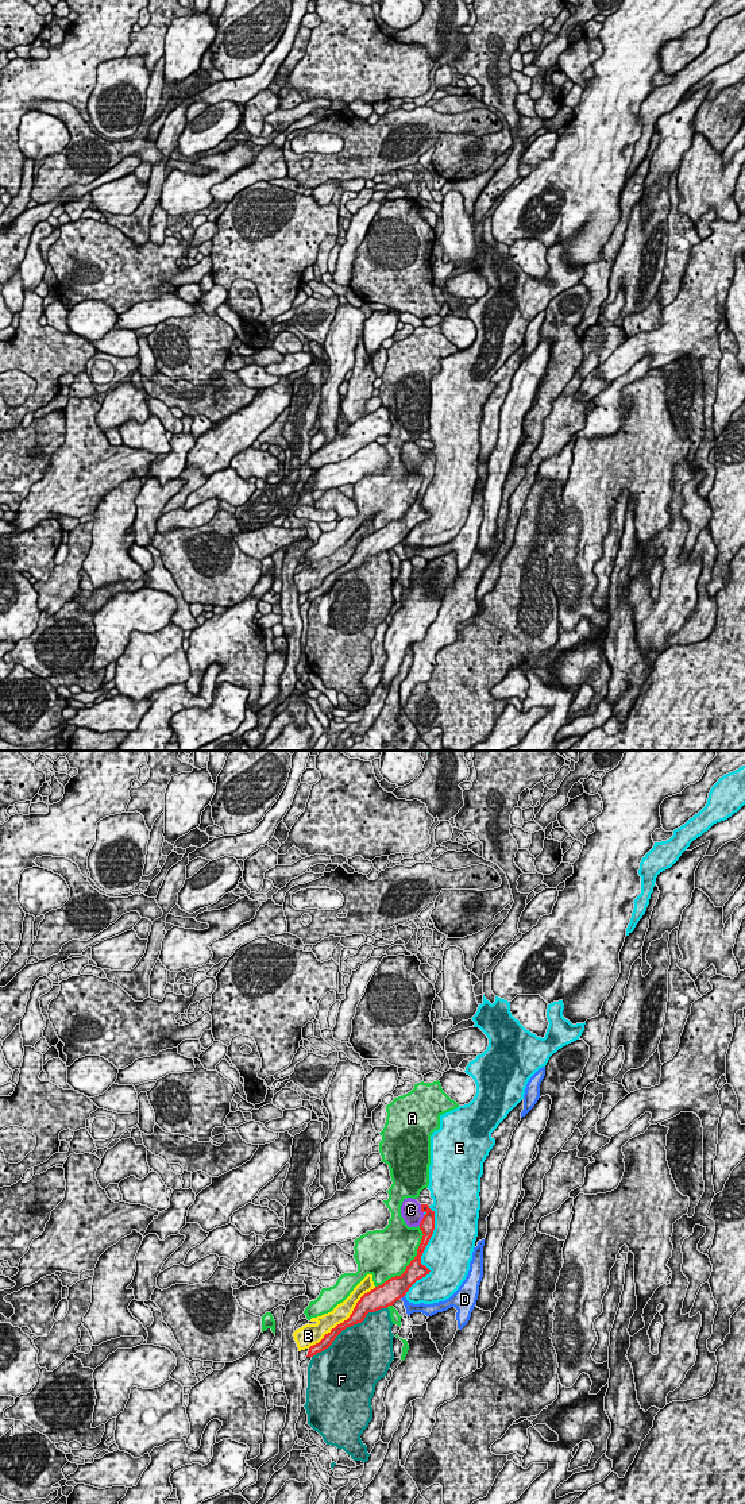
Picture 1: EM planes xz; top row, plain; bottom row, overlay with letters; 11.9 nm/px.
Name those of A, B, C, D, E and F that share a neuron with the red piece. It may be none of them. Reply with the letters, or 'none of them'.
C

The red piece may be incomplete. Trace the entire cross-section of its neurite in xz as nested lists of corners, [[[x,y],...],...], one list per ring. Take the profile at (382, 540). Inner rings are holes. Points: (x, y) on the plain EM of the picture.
[[[408,441],[402,446],[401,459],[409,471],[418,470],[424,478],[417,493],[417,500],[410,505],[401,520],[391,521],[382,529],[364,537],[356,547],[350,562],[325,578],[319,587],[310,590],[306,601],[313,601],[328,593],[343,574],[362,567],[368,556],[393,549],[406,539],[417,524],[429,518],[431,514],[421,508],[421,500],[435,474],[435,455],[432,455],[428,448],[420,448],[416,443]]]

